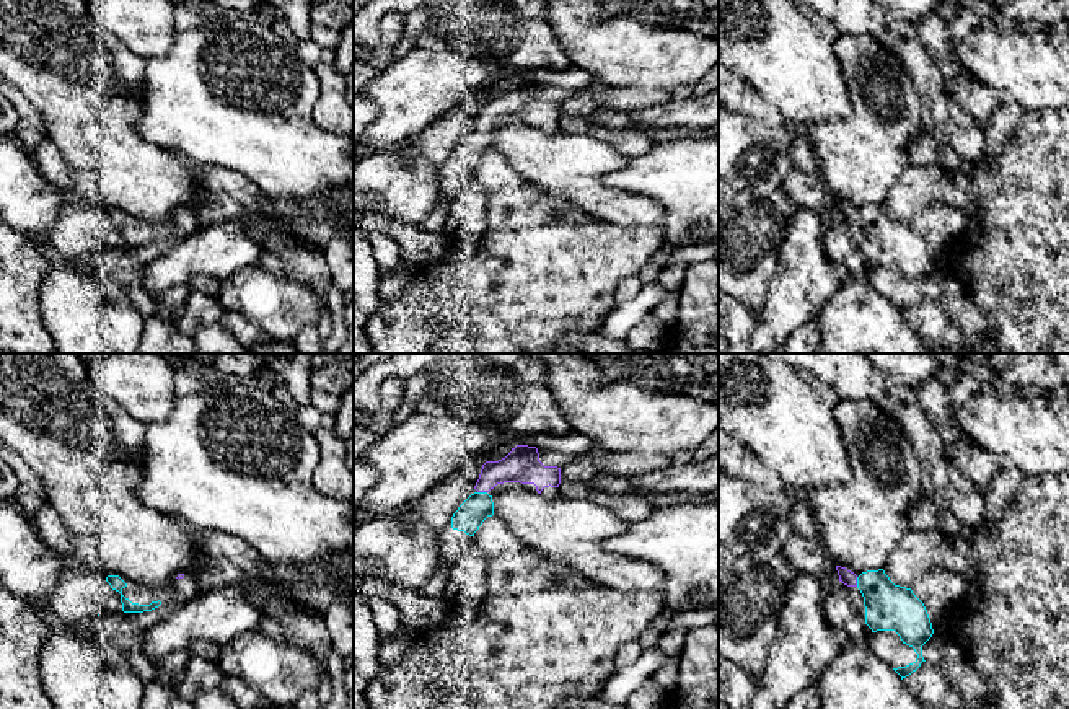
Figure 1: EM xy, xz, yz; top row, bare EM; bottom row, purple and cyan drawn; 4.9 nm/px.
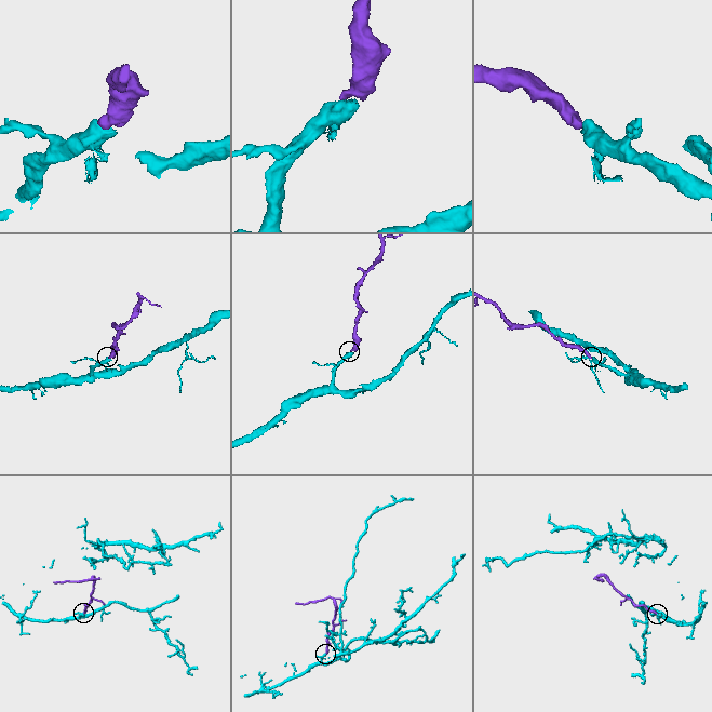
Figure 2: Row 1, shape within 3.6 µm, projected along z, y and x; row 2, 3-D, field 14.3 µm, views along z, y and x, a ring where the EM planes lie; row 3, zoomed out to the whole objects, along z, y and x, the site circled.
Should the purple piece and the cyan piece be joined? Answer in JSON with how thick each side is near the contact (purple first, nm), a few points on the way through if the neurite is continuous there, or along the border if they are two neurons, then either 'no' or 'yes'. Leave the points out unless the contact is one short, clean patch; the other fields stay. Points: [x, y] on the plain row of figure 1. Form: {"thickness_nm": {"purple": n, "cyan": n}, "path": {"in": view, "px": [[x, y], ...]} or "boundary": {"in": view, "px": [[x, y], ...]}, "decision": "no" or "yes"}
{"thickness_nm": {"purple": 180, "cyan": 140}, "decision": "yes"}

